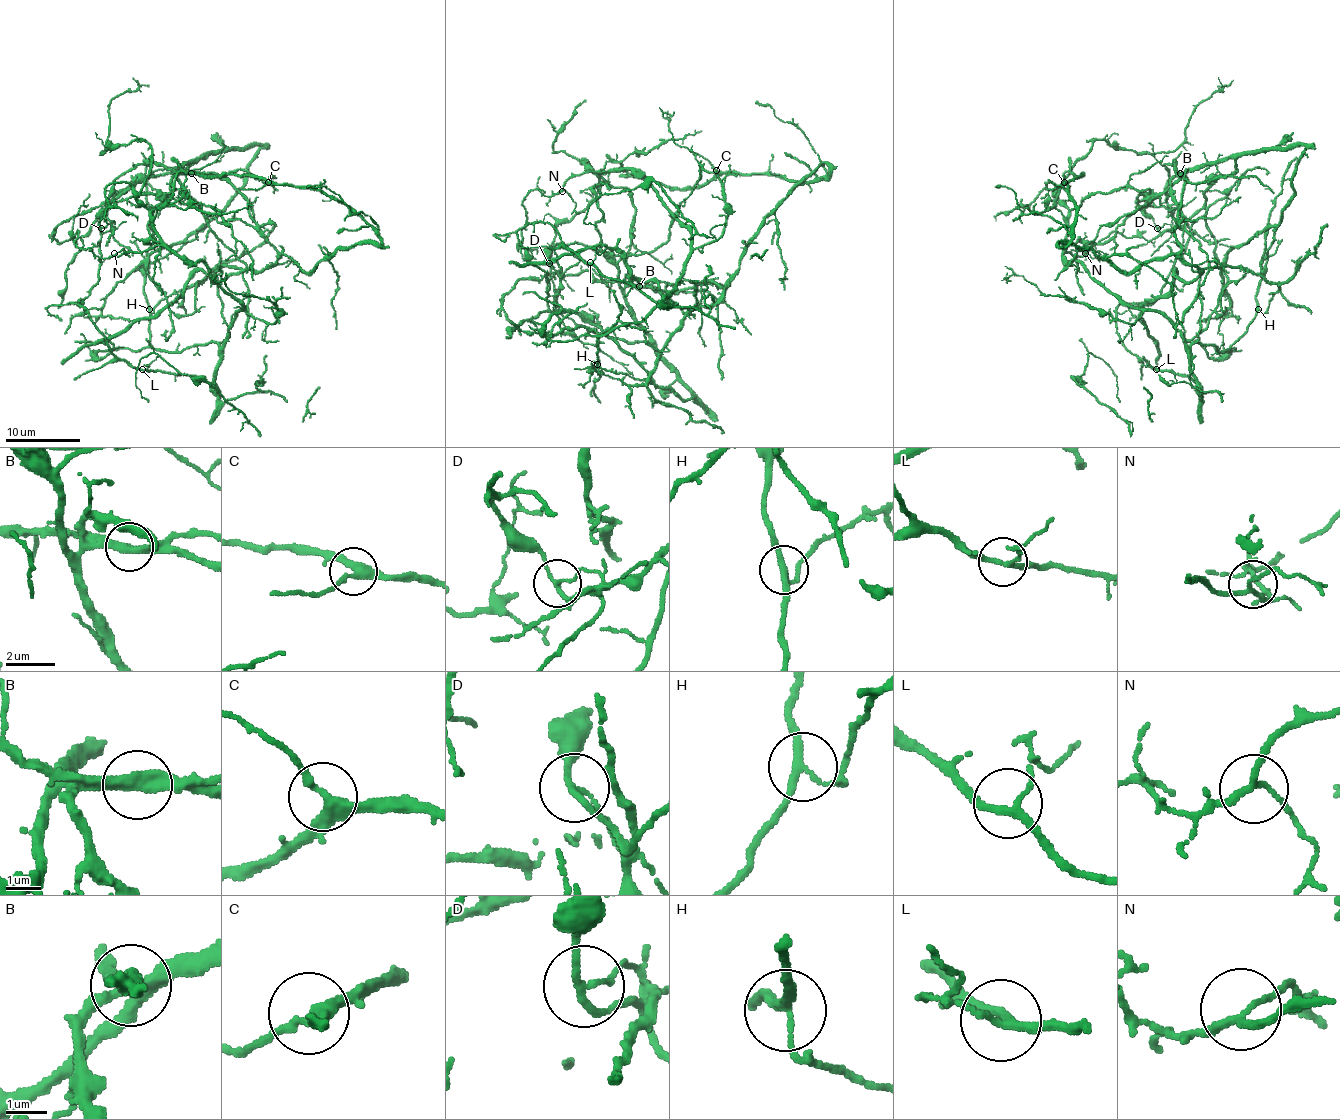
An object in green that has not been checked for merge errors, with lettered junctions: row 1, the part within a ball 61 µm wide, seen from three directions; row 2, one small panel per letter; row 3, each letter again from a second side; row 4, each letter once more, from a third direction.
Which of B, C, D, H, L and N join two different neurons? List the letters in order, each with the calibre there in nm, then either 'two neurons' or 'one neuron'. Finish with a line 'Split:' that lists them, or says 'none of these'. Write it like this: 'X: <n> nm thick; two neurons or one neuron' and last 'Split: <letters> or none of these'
B: 360 nm thick; two neurons
C: 320 nm thick; one neuron
D: 140 nm thick; two neurons
H: 200 nm thick; two neurons
L: 190 nm thick; one neuron
N: 150 nm thick; one neuron
Split: B, D, H

